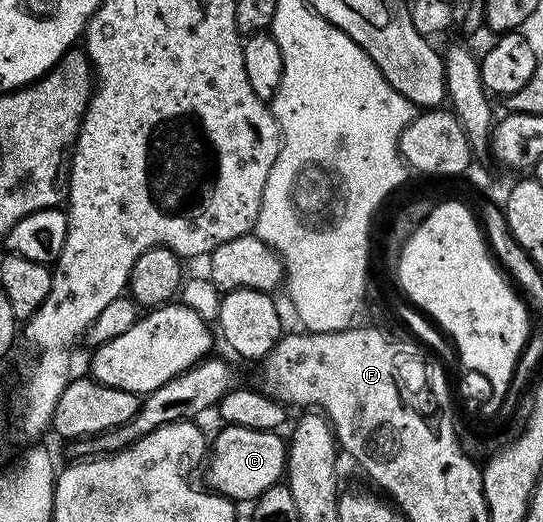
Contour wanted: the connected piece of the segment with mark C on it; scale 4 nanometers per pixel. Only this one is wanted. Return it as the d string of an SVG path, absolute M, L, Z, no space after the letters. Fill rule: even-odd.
M225 425L217 433L217 438L212 438L211 448L207 453L207 464L203 469L203 481L212 492L221 497L228 497L234 503L252 503L267 487L278 484L282 480L285 471L285 459L287 456L287 441L280 432L251 431L247 427L238 425Z

